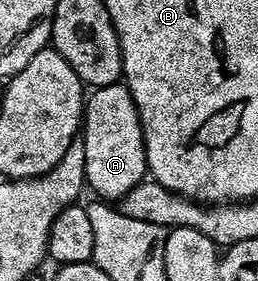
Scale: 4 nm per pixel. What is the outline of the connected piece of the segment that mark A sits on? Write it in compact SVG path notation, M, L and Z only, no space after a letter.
M116 83L101 86L89 93L85 99L85 108L82 115L82 141L86 152L85 183L90 190L94 190L97 197L114 202L133 190L147 175L147 158L145 156L144 131L141 128L140 114L133 102L133 96L127 85Z

